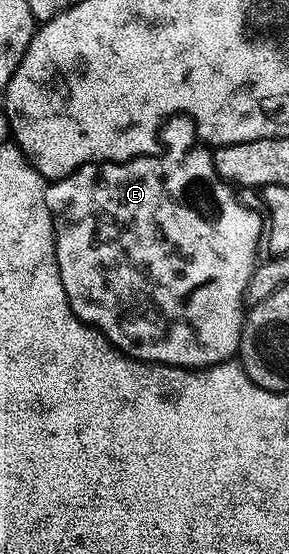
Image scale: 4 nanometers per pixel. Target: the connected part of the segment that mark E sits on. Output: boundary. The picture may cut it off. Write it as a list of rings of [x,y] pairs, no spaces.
[[[184,115],[171,116],[165,124],[162,125],[160,133],[161,151],[157,154],[149,156],[138,156],[134,160],[120,160],[117,162],[103,162],[101,164],[85,164],[84,167],[76,169],[70,176],[66,176],[63,180],[56,180],[46,185],[46,201],[52,206],[52,215],[54,218],[54,253],[56,254],[56,262],[60,270],[60,282],[64,286],[64,294],[68,294],[68,302],[72,306],[75,314],[85,322],[91,324],[93,328],[97,328],[107,338],[111,344],[123,352],[125,356],[131,356],[134,360],[144,360],[151,364],[174,364],[177,368],[209,368],[212,364],[224,364],[231,358],[238,356],[238,344],[242,340],[242,326],[244,323],[244,301],[247,299],[246,288],[250,285],[250,278],[254,273],[256,261],[259,259],[258,248],[260,252],[260,241],[264,236],[264,220],[257,211],[254,212],[246,204],[238,201],[238,196],[233,187],[227,184],[225,180],[220,178],[220,174],[214,165],[214,157],[211,149],[203,144],[198,138],[198,126],[190,117]]]

